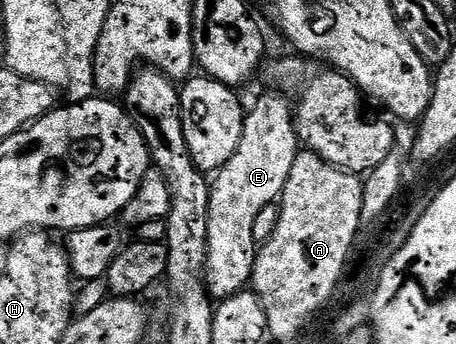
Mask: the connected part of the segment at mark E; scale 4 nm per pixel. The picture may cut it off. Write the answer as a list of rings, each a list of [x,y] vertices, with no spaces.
[[[264,94],[245,113],[242,140],[230,156],[230,160],[215,175],[210,189],[210,220],[208,221],[208,264],[206,281],[211,297],[216,300],[229,298],[231,294],[239,294],[251,283],[252,269],[256,263],[256,221],[260,213],[268,205],[275,203],[286,188],[286,180],[290,180],[290,168],[294,168],[294,160],[300,155],[302,143],[296,133],[293,103],[288,103],[280,94]]]

